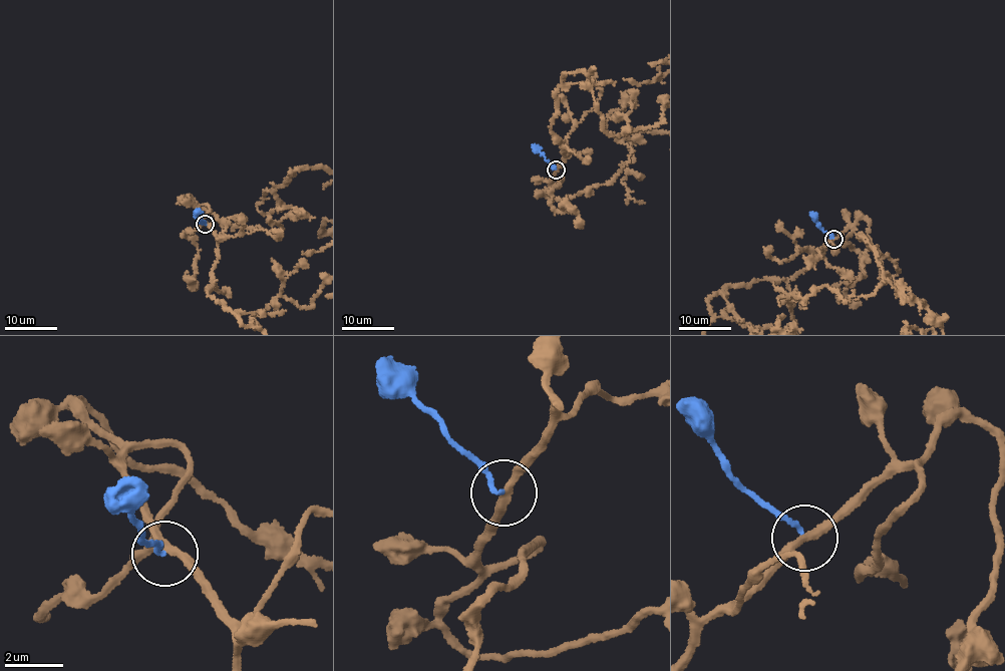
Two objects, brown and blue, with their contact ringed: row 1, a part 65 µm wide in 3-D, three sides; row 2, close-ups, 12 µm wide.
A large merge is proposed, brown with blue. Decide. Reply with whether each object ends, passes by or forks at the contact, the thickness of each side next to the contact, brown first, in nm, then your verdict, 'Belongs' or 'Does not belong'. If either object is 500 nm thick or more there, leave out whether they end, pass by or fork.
At the ring brown passes by. At the ring blue ends. Thickness 280 nm (brown) against 130 nm. Does not belong

